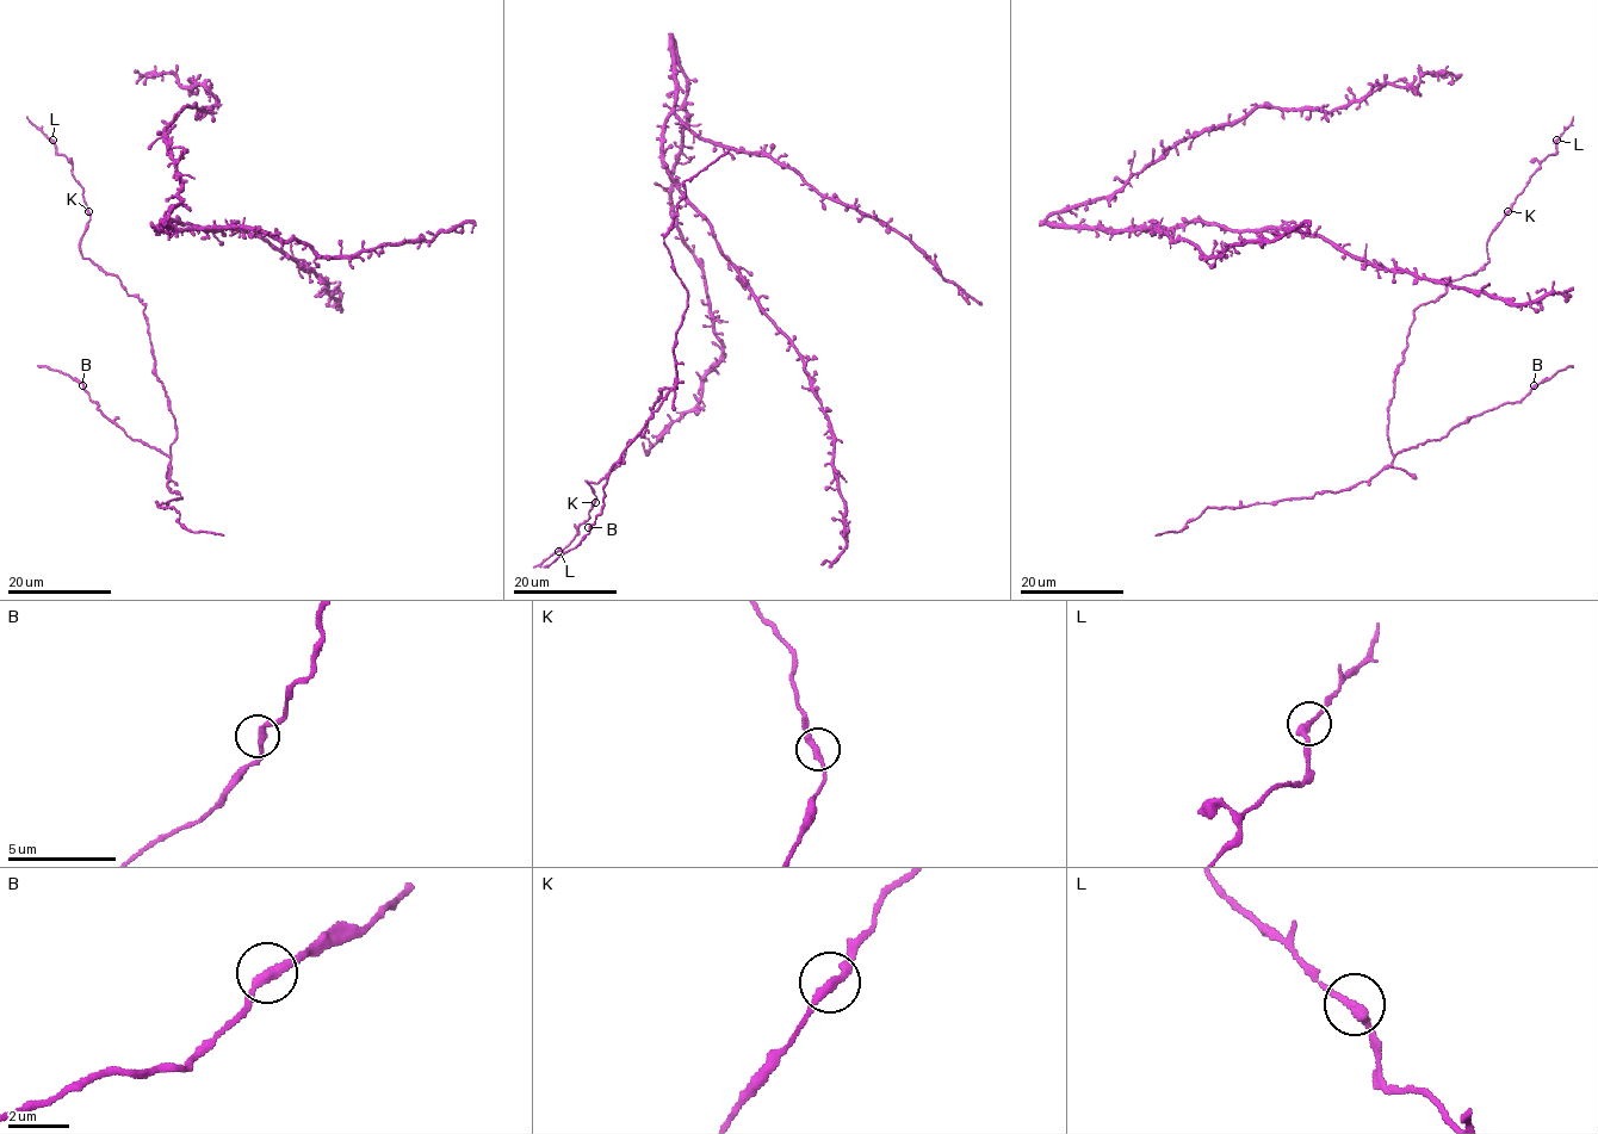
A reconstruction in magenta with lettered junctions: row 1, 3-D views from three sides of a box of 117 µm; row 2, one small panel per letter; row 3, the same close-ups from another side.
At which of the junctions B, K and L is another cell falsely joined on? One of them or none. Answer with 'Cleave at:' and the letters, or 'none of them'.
Cleave at: none of them

